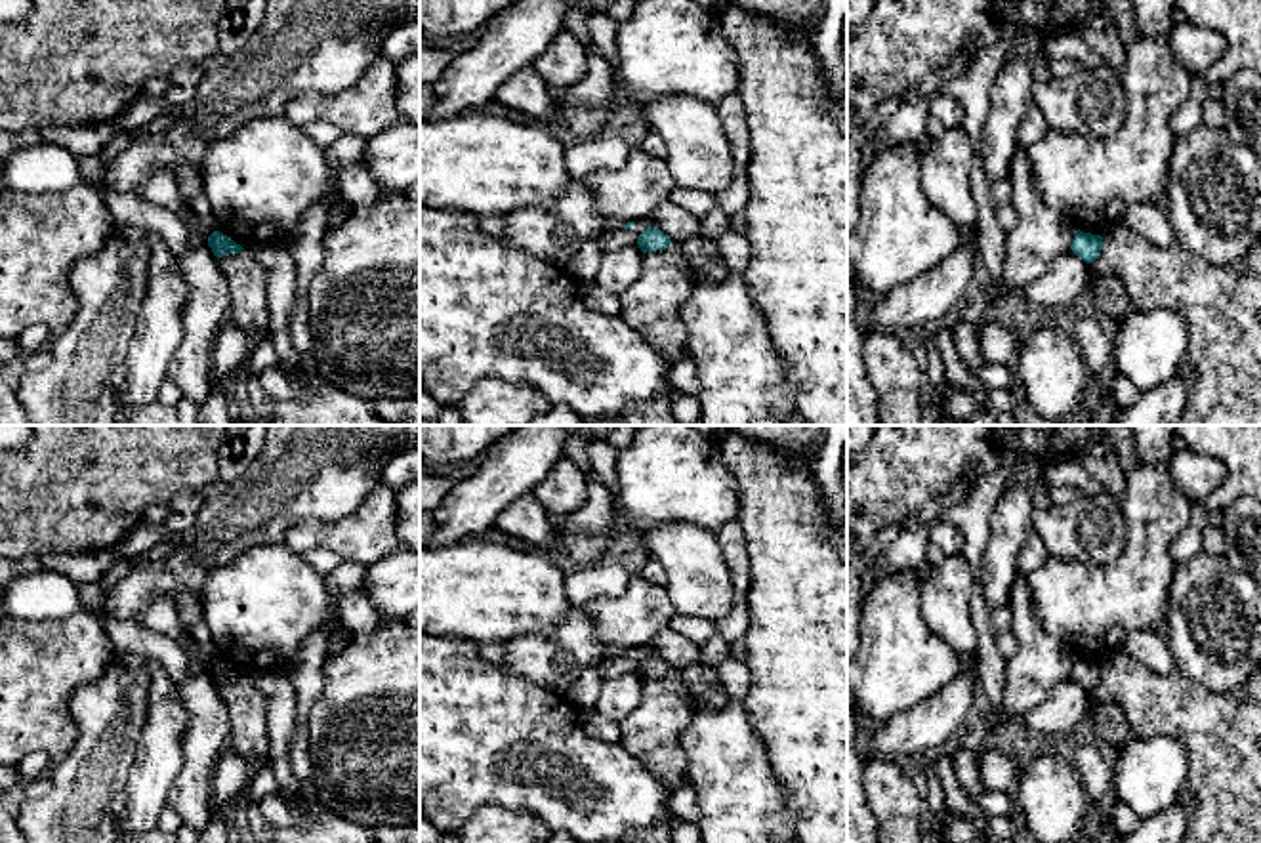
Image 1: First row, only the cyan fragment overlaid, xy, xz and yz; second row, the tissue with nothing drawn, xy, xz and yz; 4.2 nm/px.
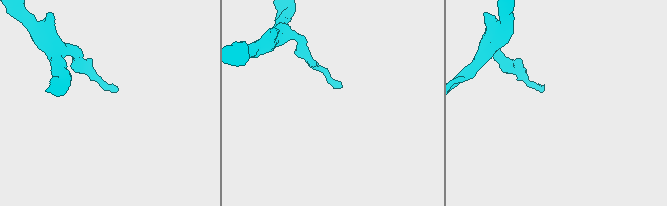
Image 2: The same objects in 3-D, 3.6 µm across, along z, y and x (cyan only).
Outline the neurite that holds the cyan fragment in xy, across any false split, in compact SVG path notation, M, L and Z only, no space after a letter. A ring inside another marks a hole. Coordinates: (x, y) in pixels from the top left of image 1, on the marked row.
M214 231L208 236L208 246L212 248L214 256L219 259L225 254L237 254L242 252L244 248L231 240L227 235Z

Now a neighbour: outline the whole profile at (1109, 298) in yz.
M1114 275L1089 282L1087 294L1095 307L1095 317L1105 322L1110 336L1133 315L1124 284Z

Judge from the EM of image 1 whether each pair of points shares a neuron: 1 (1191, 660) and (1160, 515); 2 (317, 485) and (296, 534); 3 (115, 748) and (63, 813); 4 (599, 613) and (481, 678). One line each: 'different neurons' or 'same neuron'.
1: different neurons
2: different neurons
3: same neuron
4: different neurons

